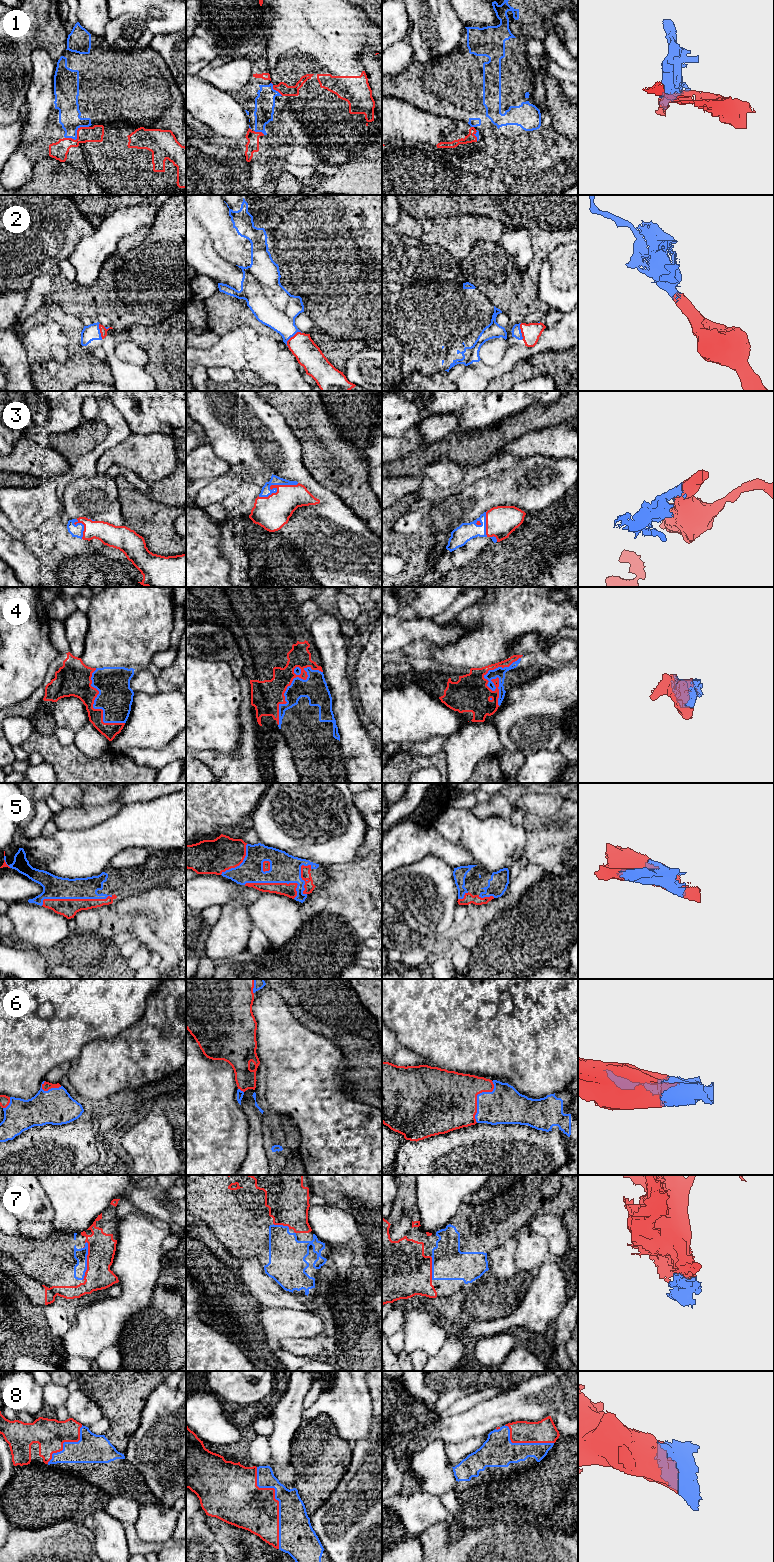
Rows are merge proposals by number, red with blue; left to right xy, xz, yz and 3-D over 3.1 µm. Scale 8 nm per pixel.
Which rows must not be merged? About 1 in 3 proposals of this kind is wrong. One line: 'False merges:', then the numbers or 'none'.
False merges: 1

